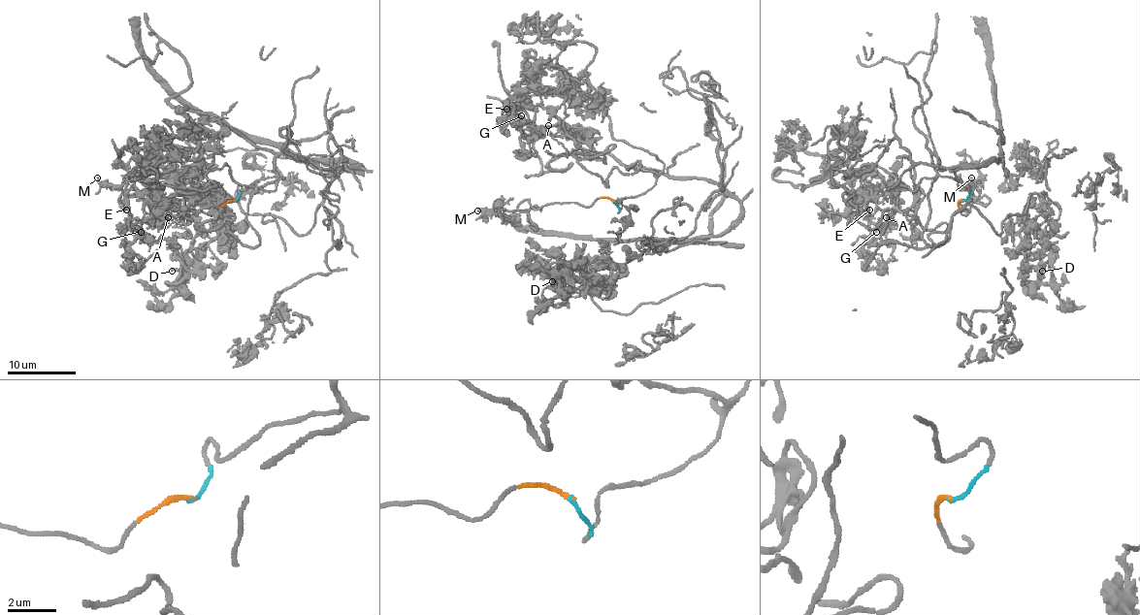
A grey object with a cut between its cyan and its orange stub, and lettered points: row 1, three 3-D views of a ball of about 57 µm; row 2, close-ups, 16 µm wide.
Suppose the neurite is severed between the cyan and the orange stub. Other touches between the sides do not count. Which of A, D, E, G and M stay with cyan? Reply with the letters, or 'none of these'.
A, D, E, G

